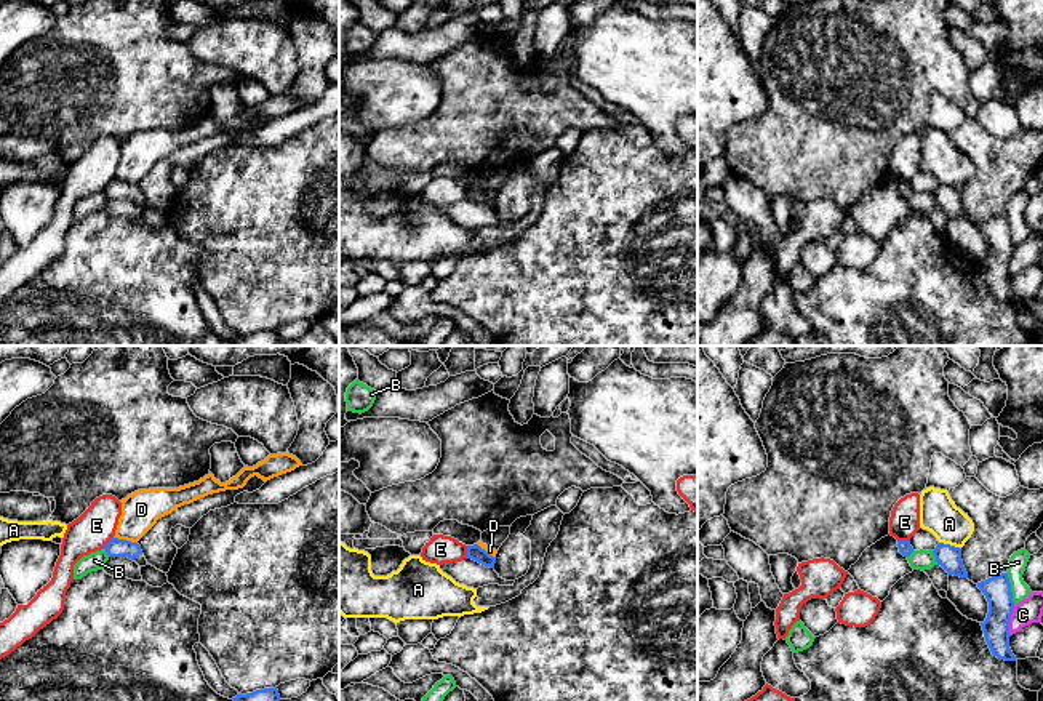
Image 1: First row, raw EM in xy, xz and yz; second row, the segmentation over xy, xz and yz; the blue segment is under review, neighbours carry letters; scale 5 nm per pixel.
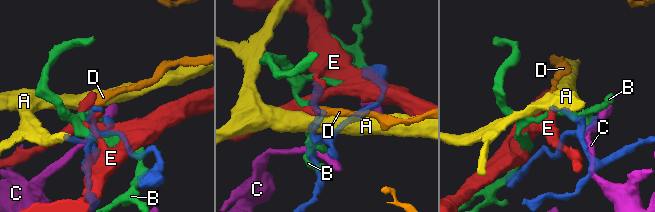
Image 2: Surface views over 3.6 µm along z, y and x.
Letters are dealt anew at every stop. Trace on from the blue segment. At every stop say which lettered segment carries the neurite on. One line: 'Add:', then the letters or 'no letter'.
Add: no letter

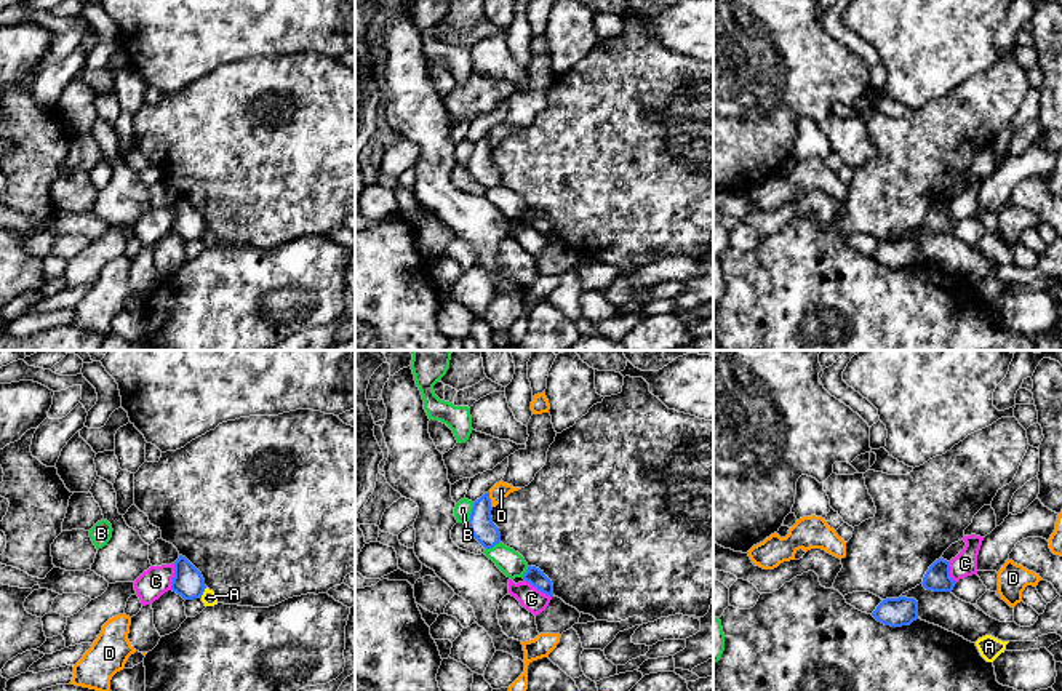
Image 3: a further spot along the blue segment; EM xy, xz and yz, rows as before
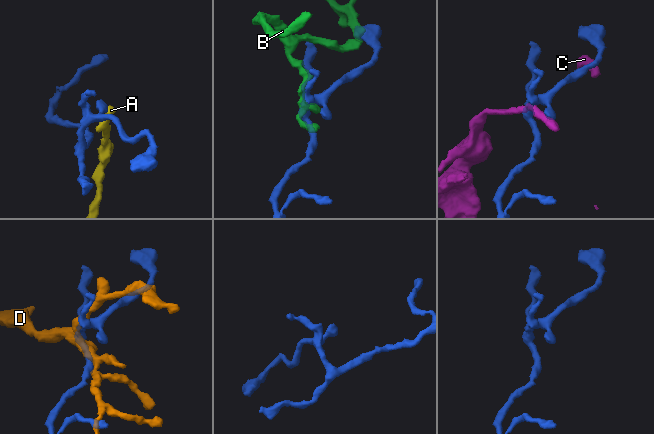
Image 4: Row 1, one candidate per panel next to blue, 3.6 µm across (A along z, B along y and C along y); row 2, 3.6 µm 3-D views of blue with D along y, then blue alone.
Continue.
Add: no letter

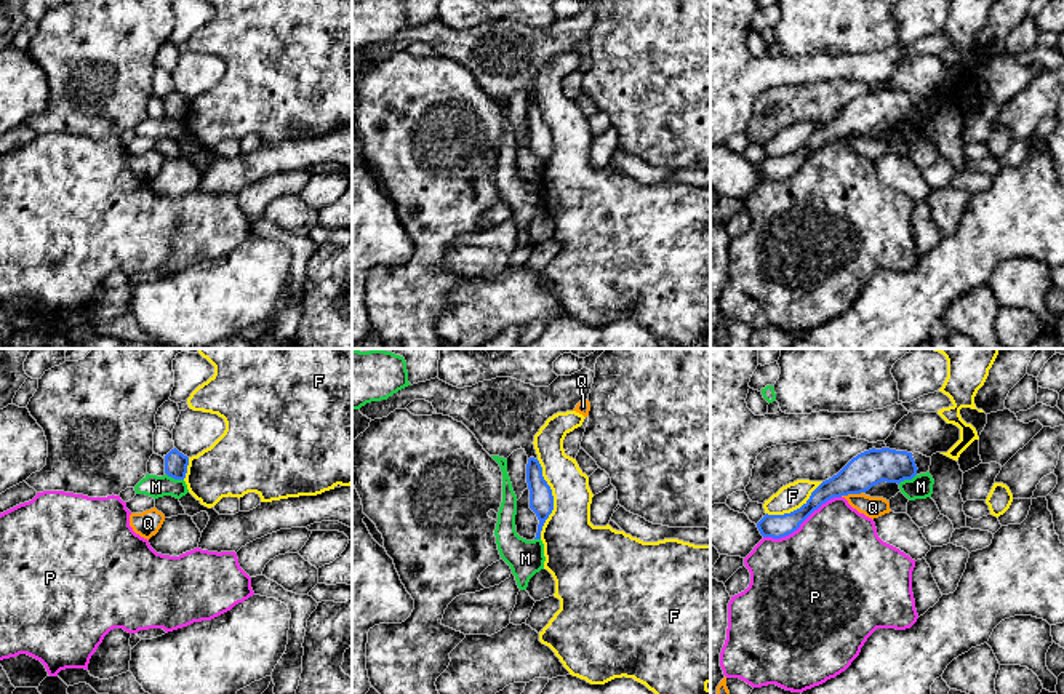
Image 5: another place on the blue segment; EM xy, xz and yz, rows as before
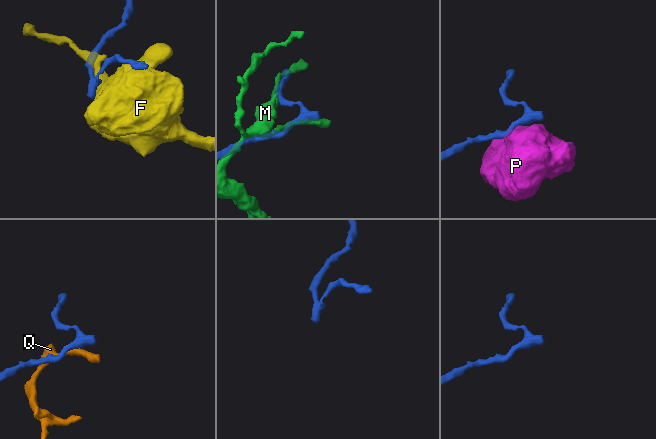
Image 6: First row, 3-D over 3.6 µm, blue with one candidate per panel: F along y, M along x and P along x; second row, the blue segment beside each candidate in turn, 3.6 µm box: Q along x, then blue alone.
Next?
Add: no letter

